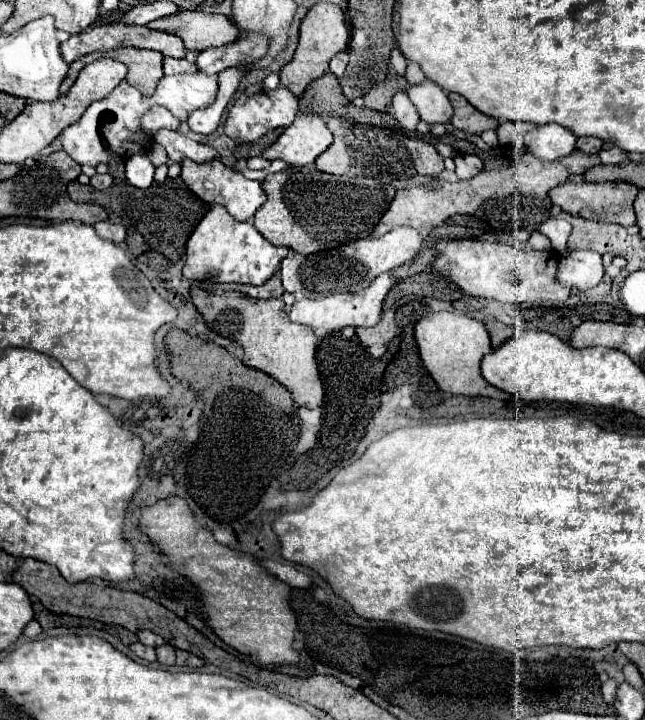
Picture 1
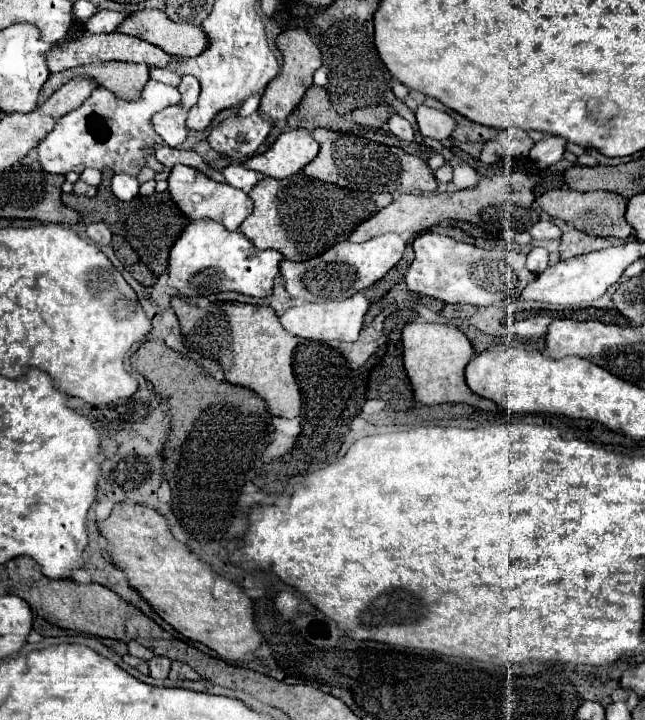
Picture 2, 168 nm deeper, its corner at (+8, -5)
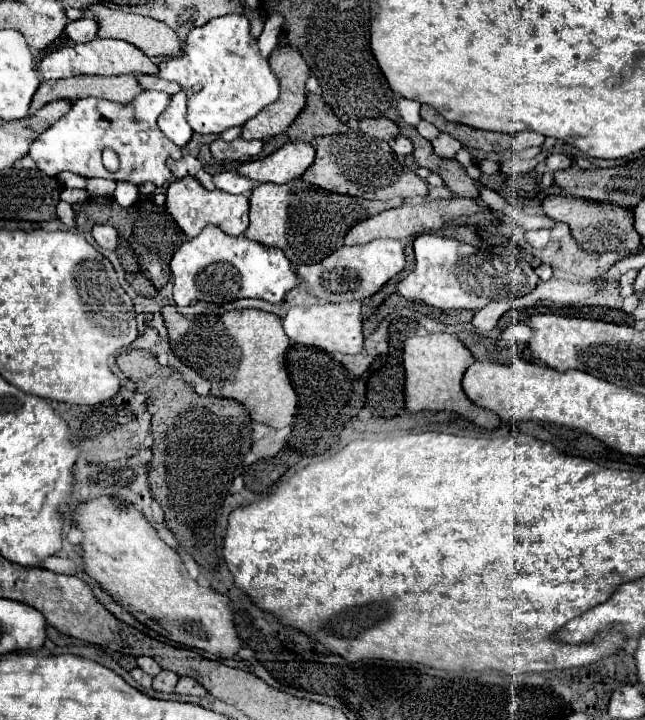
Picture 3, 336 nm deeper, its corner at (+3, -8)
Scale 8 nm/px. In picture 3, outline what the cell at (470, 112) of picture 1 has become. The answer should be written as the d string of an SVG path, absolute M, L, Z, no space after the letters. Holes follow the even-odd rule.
M422 105L422 119L426 119L428 123L436 125L440 131L448 133L450 137L458 139L464 147L472 147L472 149L482 149L486 153L490 151L504 151L504 149L512 149L514 147L514 139L512 135L506 133L492 133L492 131L480 131L480 129L472 129L466 125L458 125L458 123L448 123L446 119L442 119L432 107Z

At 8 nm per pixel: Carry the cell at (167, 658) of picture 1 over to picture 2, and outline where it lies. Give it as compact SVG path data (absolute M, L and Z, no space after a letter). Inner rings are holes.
M155 656L155 658L151 658L147 664L149 664L149 674L151 674L153 678L167 678L169 666L171 666L171 660L169 660L169 658L165 658L165 656Z

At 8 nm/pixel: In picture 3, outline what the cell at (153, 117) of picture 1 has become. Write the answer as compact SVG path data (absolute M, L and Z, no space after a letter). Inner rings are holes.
M180 91L172 97L168 109L158 117L158 127L178 147L184 147L190 141L192 129L186 123L186 93Z

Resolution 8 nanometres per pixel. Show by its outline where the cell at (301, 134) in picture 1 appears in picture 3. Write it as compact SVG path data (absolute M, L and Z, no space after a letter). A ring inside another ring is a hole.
M286 143L264 159L246 161L238 173L258 183L288 183L298 179L314 161L316 153L310 143Z

